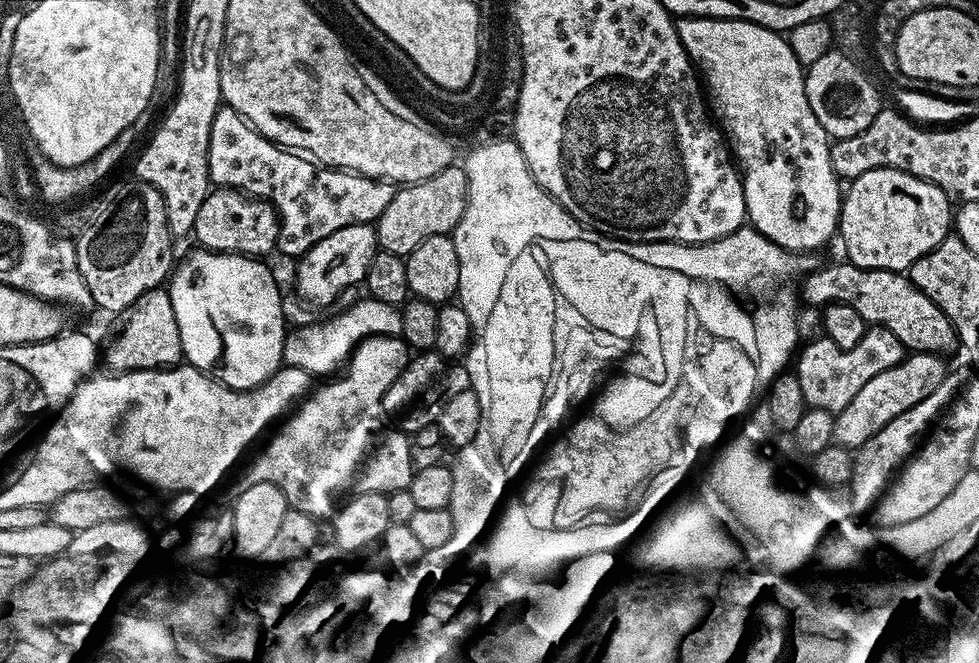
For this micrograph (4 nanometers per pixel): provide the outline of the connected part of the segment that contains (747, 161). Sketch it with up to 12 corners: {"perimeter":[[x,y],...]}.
{"perimeter":[[676,29],[738,161],[751,227],[837,235],[842,184],[781,33]]}

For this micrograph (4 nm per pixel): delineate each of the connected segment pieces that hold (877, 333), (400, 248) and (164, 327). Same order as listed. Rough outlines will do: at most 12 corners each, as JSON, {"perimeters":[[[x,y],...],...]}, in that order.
{"perimeters":[[[875,326],[842,350],[826,338],[799,349],[805,405],[846,410],[904,344]],[[453,166],[397,187],[377,245],[407,257],[455,233],[468,179]],[[167,287],[115,313],[111,371],[170,368],[184,355]]]}

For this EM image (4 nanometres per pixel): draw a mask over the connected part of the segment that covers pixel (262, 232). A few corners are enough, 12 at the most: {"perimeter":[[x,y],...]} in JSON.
{"perimeter":[[213,187],[191,235],[201,249],[264,258],[280,218],[266,200]]}

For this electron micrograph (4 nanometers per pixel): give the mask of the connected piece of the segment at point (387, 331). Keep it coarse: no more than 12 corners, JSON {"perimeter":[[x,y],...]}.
{"perimeter":[[363,299],[293,327],[284,364],[328,378],[368,336],[400,336],[400,308]]}

